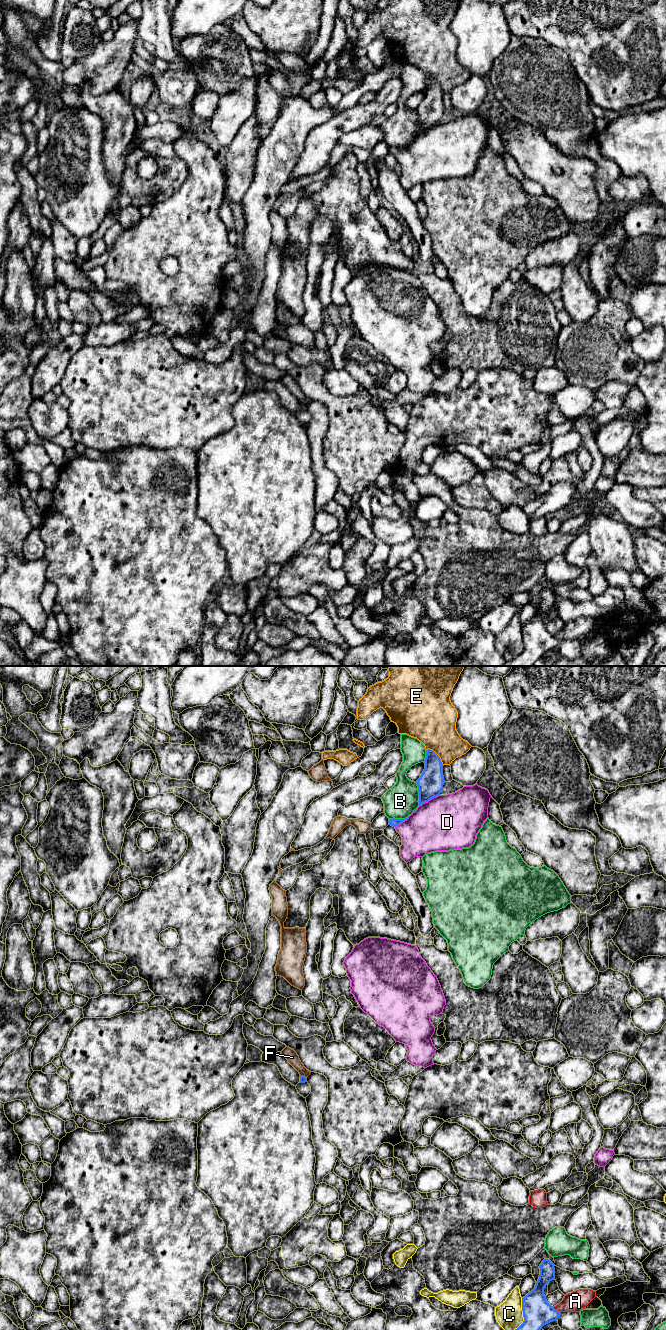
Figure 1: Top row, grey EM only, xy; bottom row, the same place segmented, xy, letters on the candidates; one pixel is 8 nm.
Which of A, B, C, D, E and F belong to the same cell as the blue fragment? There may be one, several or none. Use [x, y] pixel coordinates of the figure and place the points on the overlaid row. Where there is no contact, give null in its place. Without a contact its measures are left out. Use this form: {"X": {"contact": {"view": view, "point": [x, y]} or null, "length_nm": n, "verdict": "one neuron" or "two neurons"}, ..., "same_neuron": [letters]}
{"A": {"contact": {"view": "xy", "point": [556, 1310]}, "length_nm": 80, "verdict": "two neurons"}, "B": {"contact": {"view": "xy", "point": [419, 797]}, "length_nm": 240, "verdict": "two neurons"}, "C": {"contact": {"view": "xy", "point": [523, 1314]}, "length_nm": 260, "verdict": "two neurons"}, "D": {"contact": {"view": "xy", "point": [426, 801]}, "length_nm": 260, "verdict": "two neurons"}, "E": {"contact": {"view": "xy", "point": [437, 755]}, "length_nm": 190, "verdict": "two neurons"}, "F": {"contact": {"view": "xy", "point": [303, 1076]}, "length_nm": 60, "verdict": "two neurons"}, "same_neuron": []}

